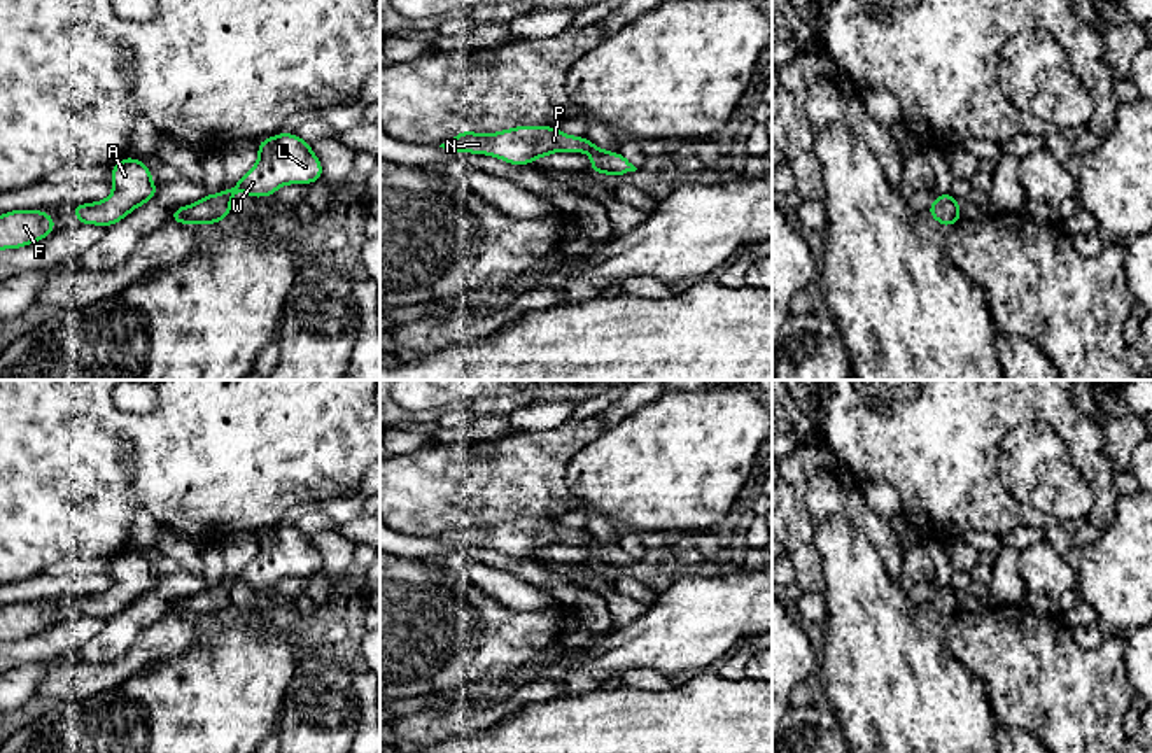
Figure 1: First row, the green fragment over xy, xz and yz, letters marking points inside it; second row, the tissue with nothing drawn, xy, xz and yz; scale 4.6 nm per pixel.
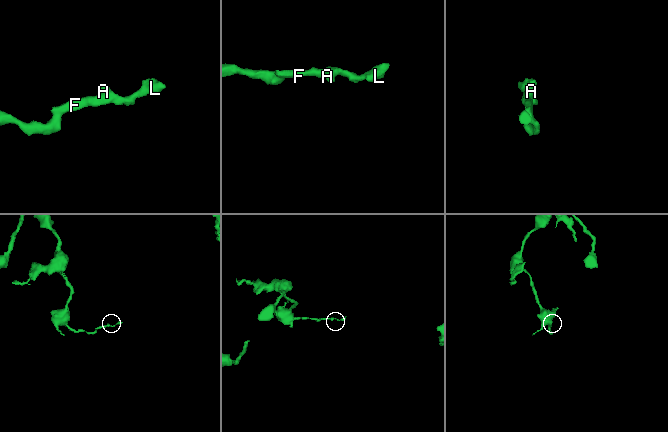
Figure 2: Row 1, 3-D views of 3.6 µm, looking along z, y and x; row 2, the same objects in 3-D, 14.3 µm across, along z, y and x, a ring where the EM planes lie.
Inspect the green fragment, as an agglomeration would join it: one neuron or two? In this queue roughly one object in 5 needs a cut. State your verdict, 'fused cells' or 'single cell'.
single cell

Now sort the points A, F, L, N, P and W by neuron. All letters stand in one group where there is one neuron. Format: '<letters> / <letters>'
A F L N P W

